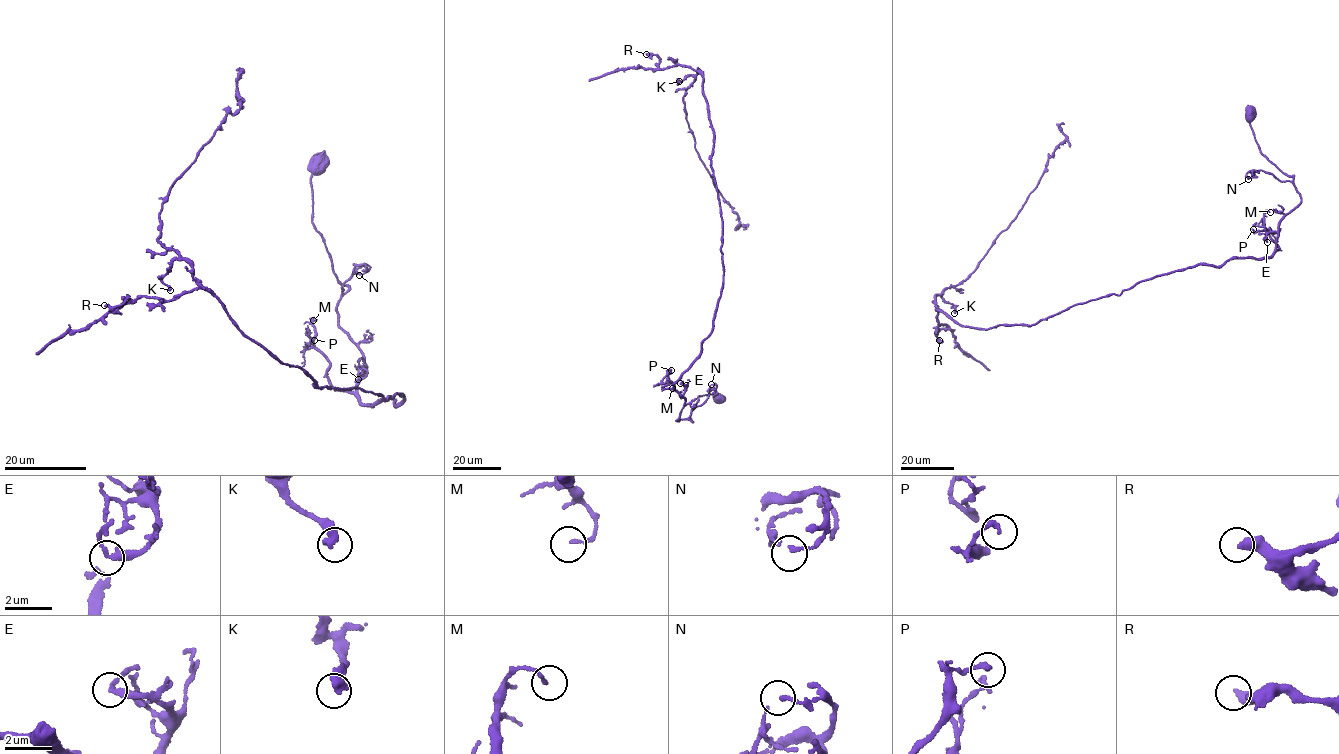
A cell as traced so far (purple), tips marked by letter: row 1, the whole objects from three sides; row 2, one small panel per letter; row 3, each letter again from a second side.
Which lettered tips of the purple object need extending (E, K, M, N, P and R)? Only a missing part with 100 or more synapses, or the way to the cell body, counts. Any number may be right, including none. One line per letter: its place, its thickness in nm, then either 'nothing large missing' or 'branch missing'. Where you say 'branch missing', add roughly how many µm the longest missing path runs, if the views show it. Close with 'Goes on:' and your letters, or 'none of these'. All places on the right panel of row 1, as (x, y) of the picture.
E: (1267, 242) | 240 nm | nothing large missing
K: (954, 313) | 440 nm | nothing large missing
M: (1270, 212) | 140 nm | nothing large missing
N: (1248, 179) | 120 nm | nothing large missing
P: (1253, 229) | 190 nm | nothing large missing
R: (939, 340) | 400 nm | nothing large missing
Goes on: none of these

